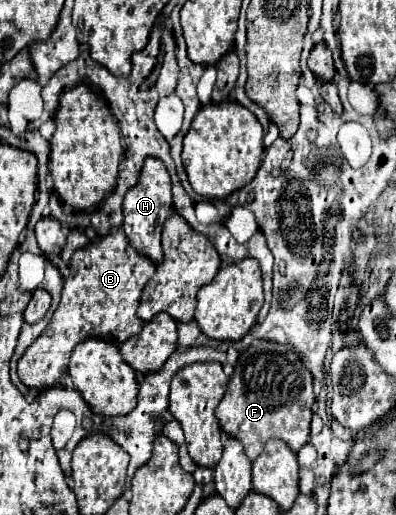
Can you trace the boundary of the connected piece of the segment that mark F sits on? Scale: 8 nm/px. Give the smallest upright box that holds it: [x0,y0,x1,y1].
[215,342,315,460]

